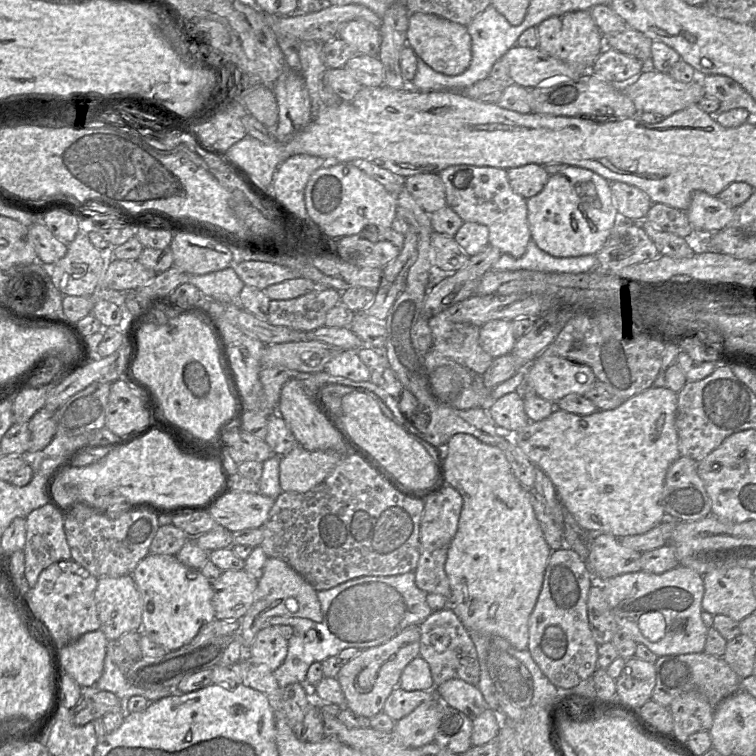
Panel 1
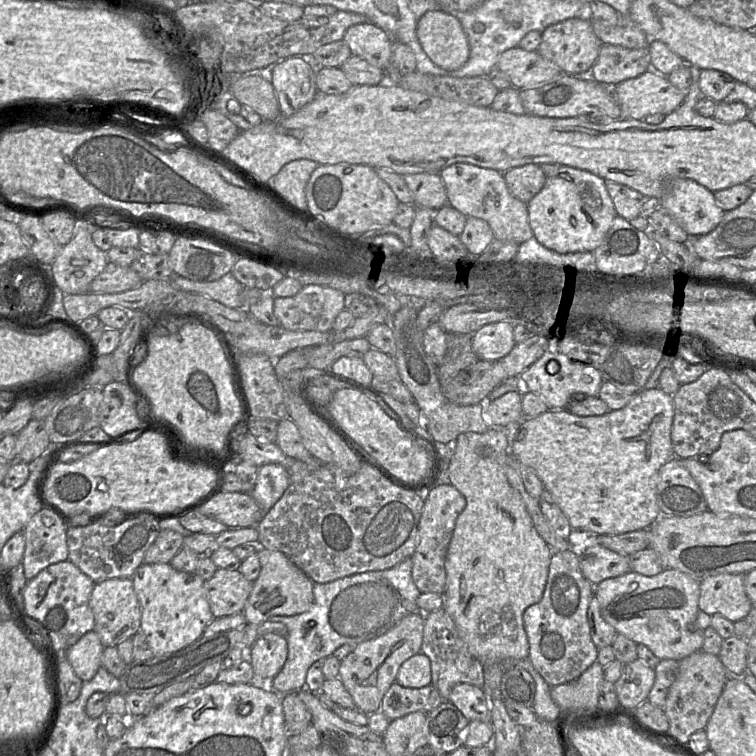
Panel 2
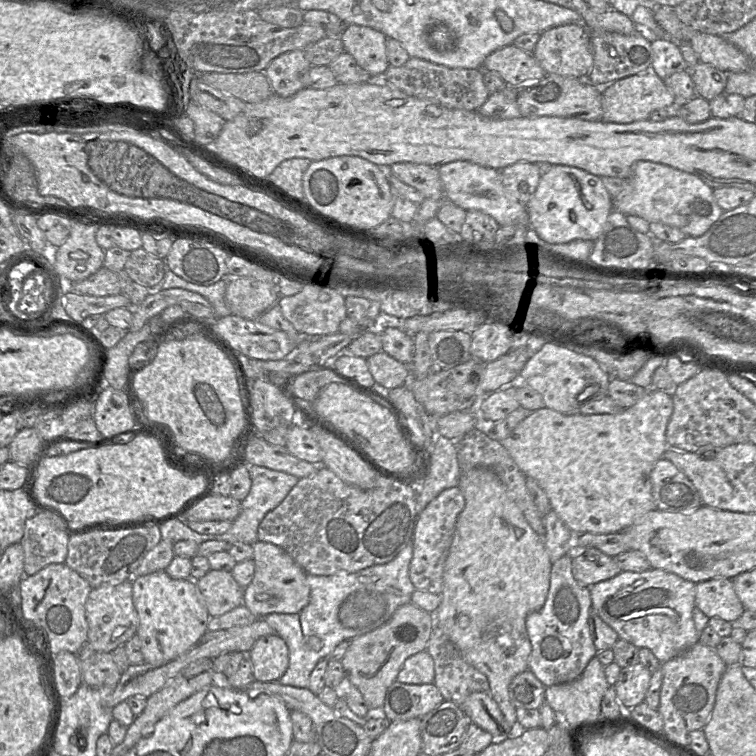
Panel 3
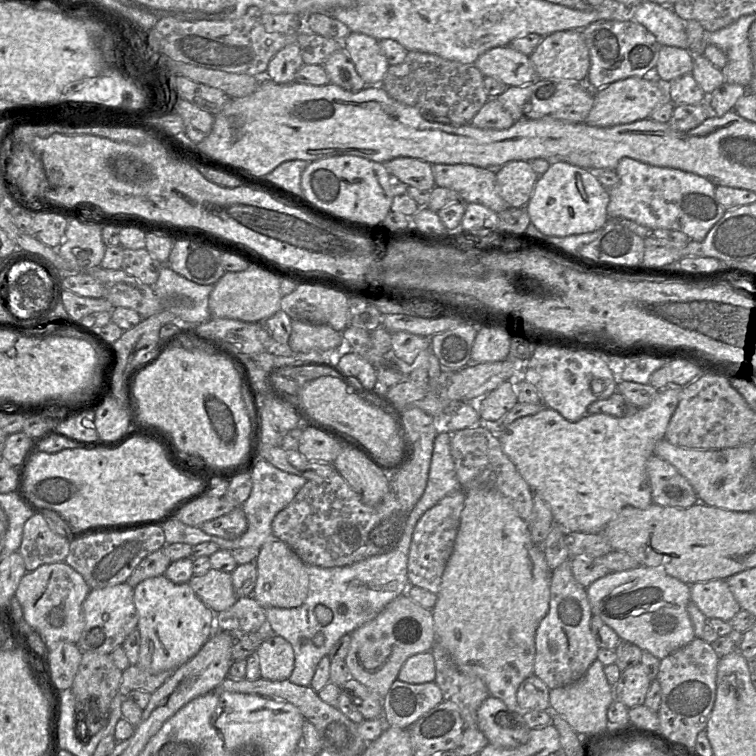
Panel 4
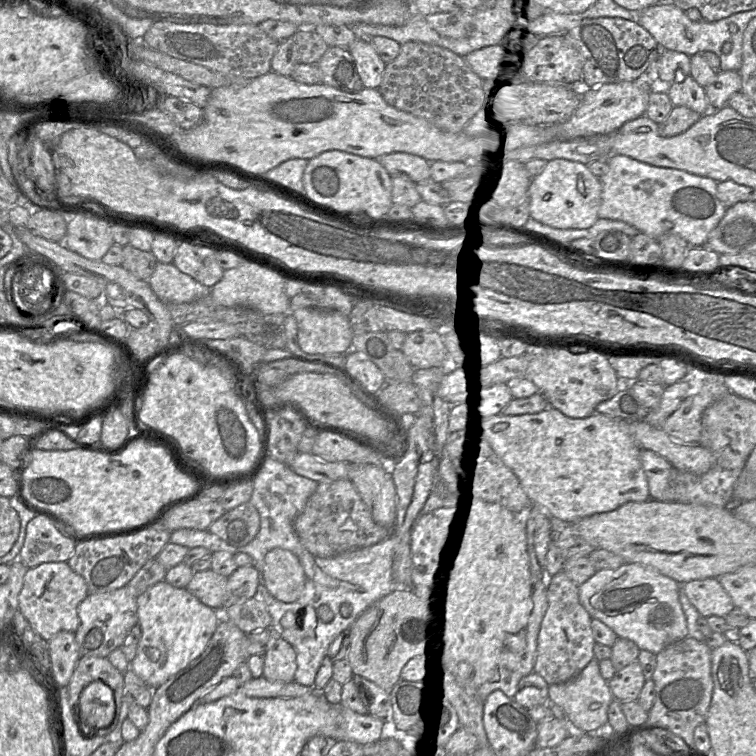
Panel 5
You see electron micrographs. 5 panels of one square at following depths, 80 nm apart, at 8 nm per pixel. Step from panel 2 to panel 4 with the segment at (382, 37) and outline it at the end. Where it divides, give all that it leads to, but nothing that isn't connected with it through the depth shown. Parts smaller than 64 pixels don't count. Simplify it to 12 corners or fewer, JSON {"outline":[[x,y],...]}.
{"outline":[[351,32],[342,47],[366,85],[389,64],[378,40]]}

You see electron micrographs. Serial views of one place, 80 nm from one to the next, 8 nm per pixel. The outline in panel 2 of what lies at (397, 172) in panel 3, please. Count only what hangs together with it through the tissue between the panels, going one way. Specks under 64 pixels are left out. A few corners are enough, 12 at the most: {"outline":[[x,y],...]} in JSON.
{"outline":[[438,173],[403,176],[417,207],[439,210],[447,204]]}

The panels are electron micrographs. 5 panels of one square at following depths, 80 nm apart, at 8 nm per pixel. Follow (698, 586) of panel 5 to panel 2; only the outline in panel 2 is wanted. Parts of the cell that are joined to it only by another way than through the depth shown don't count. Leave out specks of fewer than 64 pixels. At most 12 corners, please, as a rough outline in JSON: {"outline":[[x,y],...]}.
{"outline":[[743,574],[698,581],[698,607],[735,623],[753,607]]}

